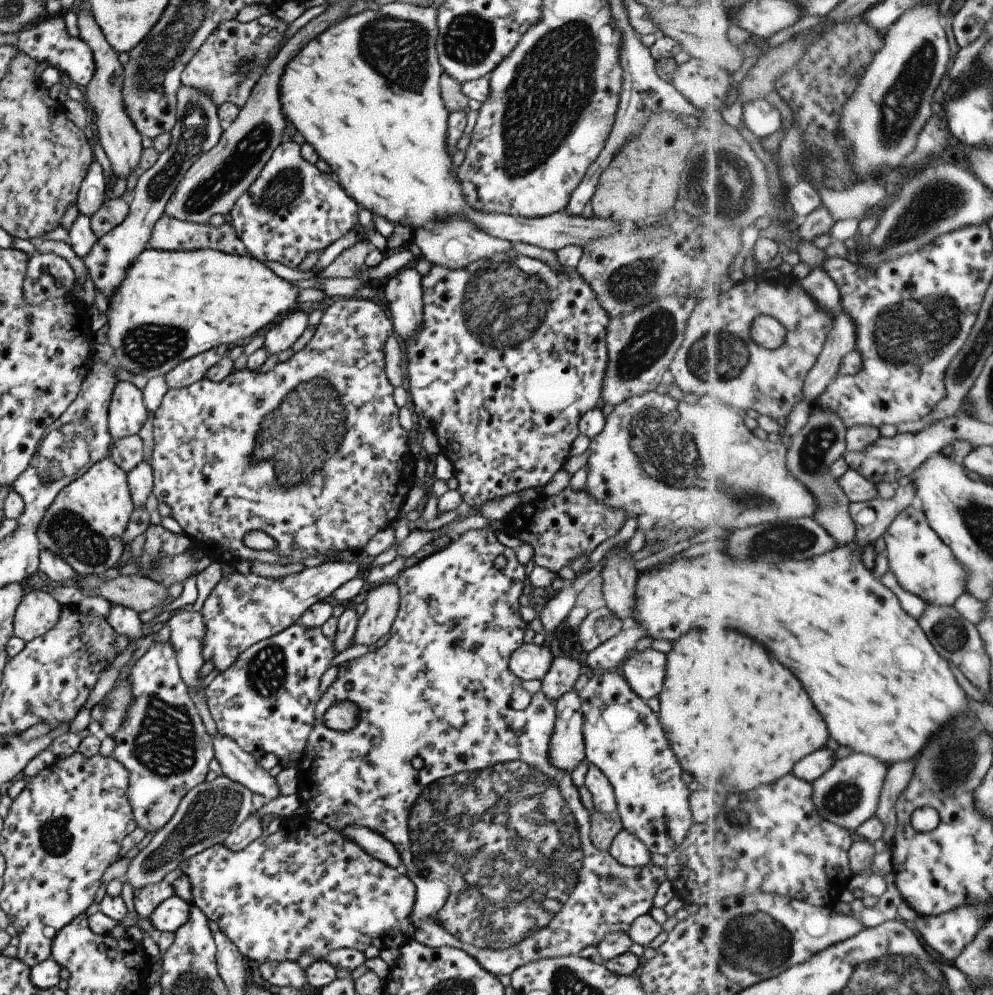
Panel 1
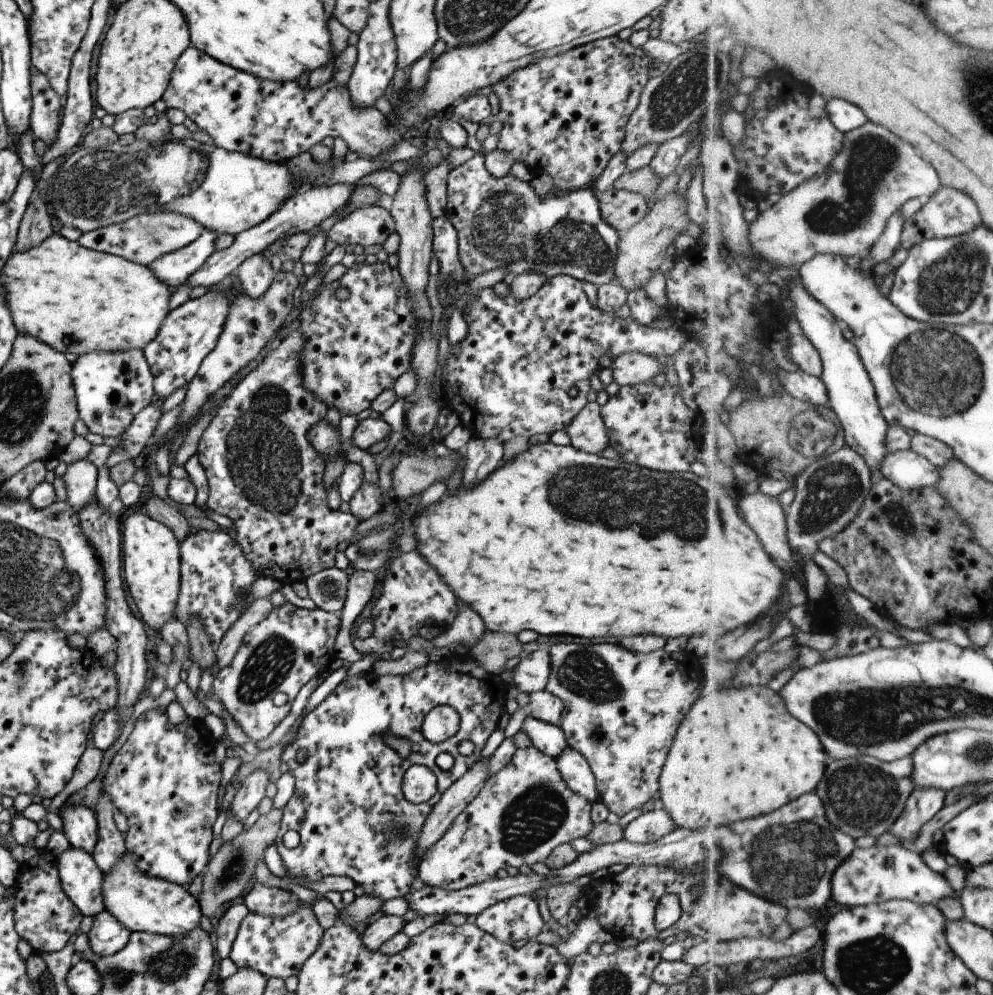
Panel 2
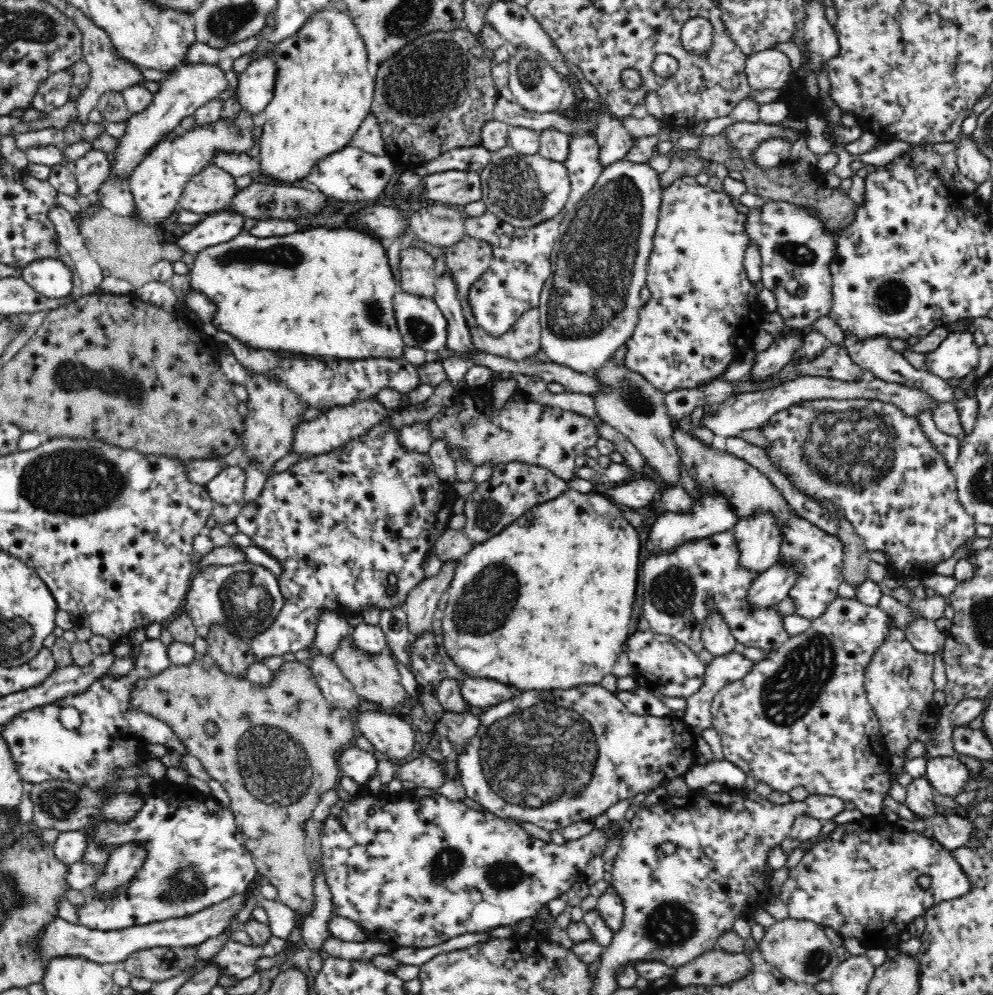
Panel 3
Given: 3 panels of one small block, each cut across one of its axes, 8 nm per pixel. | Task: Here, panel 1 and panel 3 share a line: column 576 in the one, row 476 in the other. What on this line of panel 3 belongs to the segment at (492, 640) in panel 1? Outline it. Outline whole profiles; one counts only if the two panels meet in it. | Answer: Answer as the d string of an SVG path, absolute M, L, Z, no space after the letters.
M878 400L804 402L774 414L761 431L770 442L767 452L770 461L804 494L828 500L841 508L863 538L866 550L886 553L886 574L902 582L908 576L926 578L938 564L947 561L958 546L976 537L975 521L959 501L956 477L923 434L917 418L907 418L896 405Z

